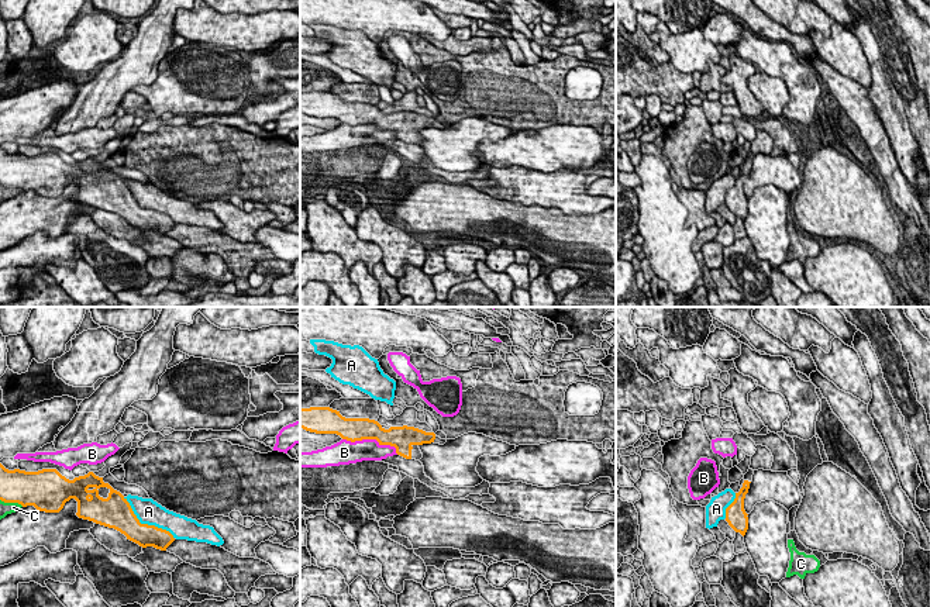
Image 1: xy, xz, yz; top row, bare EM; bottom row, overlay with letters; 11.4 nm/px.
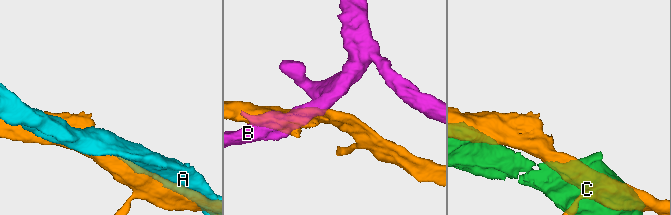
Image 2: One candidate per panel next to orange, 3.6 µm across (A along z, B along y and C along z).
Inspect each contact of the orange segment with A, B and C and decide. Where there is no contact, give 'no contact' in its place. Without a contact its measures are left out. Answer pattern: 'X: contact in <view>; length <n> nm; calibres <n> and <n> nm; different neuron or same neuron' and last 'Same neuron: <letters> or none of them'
A: contact in xy; length 750 nm; calibres 280 and 280 nm; different neuron
B: contact in xz; length 650 nm; calibres 260 and 260 nm; different neuron
C: contact in xy; length 280 nm; calibres 380 and 130 nm; different neuron
Same neuron: none of them

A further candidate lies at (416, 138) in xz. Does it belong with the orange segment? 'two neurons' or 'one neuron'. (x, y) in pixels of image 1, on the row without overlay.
one neuron

